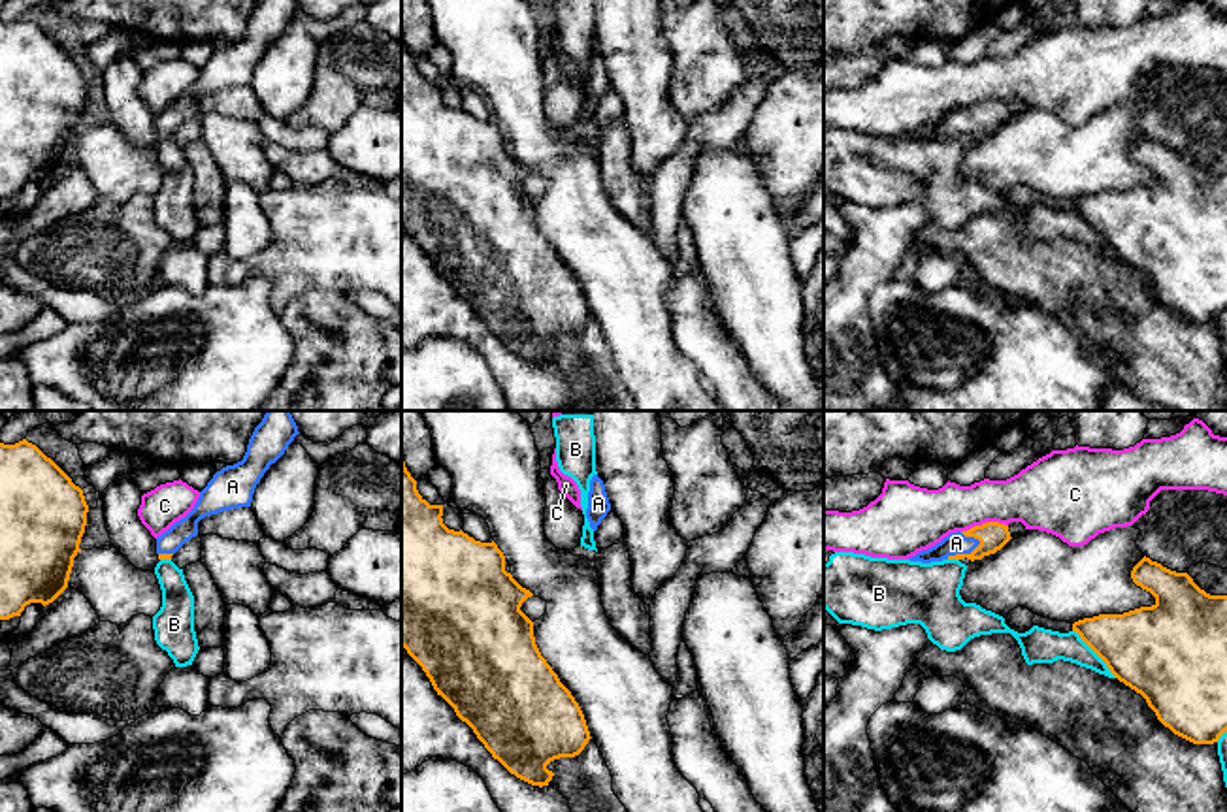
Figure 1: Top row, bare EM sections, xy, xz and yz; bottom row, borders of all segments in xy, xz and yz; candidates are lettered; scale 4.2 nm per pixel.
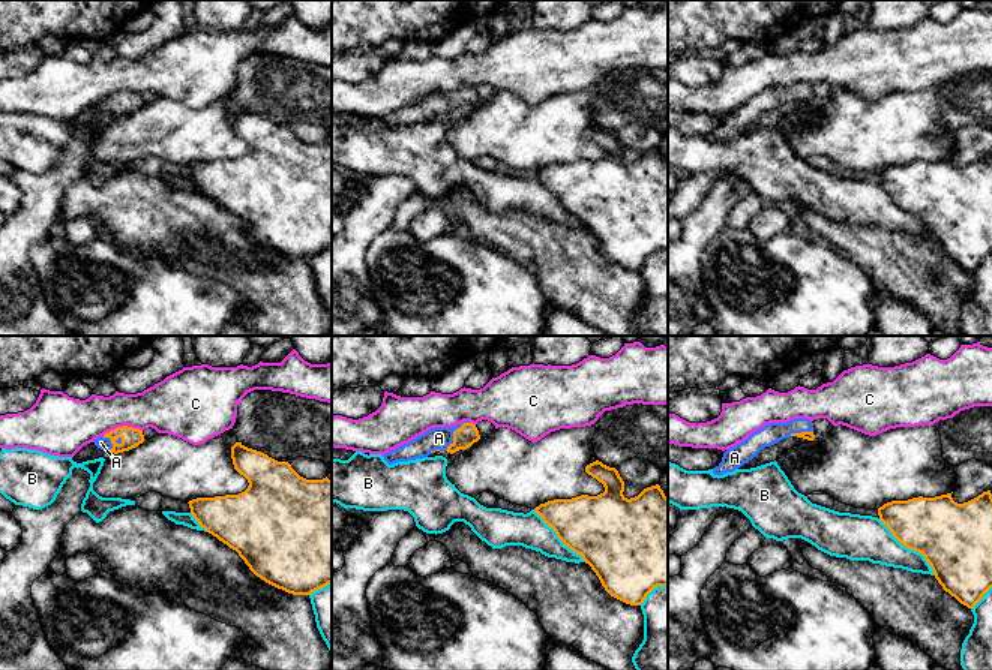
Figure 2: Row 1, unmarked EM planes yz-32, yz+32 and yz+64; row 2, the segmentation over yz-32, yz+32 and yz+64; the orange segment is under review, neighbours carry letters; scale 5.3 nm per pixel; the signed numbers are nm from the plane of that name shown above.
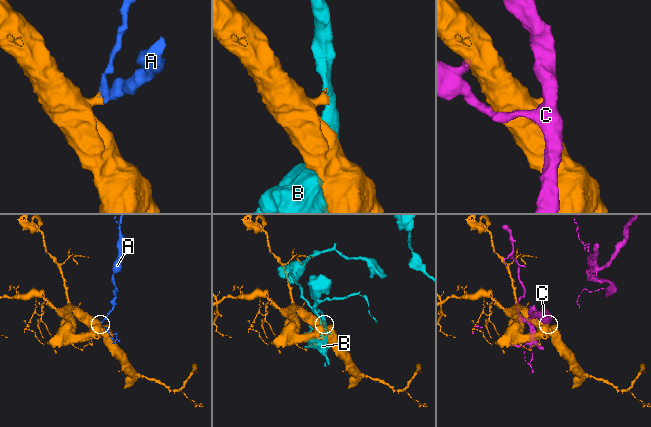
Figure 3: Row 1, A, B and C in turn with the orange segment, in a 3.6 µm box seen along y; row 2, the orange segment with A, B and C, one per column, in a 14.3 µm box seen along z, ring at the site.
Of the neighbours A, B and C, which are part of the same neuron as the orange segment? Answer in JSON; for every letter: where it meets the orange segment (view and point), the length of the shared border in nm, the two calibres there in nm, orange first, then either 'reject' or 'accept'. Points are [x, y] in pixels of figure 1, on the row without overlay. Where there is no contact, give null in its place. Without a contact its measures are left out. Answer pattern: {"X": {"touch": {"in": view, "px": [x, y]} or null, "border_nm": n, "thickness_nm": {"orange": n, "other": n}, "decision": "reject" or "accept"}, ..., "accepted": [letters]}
{"A": {"touch": {"in": "yz", "px": [964, 132]}, "border_nm": 170, "thickness_nm": {"orange": 120, "other": 100}, "decision": "accept"}, "B": {"touch": {"in": "yz", "px": [1096, 230]}, "border_nm": 280, "thickness_nm": {"orange": 380, "other": 150}, "decision": "reject"}, "C": {"touch": {"in": "yz", "px": [986, 100]}, "border_nm": 200, "thickness_nm": {"orange": 120, "other": 260}, "decision": "reject"}, "accepted": ["A"]}

